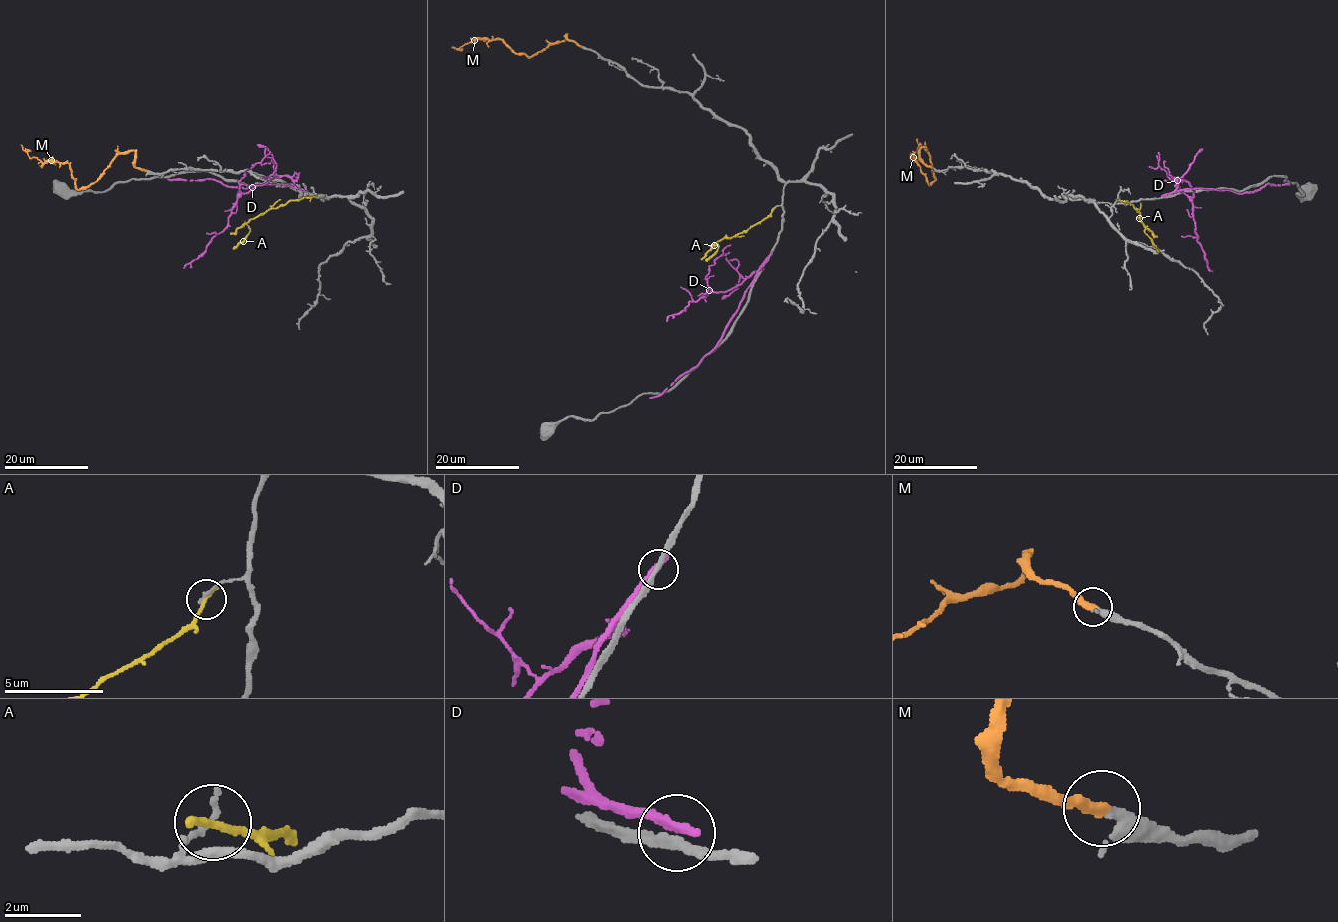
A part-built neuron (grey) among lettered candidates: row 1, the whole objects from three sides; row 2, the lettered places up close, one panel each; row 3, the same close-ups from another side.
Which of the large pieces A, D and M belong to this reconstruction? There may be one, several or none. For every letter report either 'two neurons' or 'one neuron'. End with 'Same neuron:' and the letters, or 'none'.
A: two neurons
D: two neurons
M: one neuron
Same neuron: M

